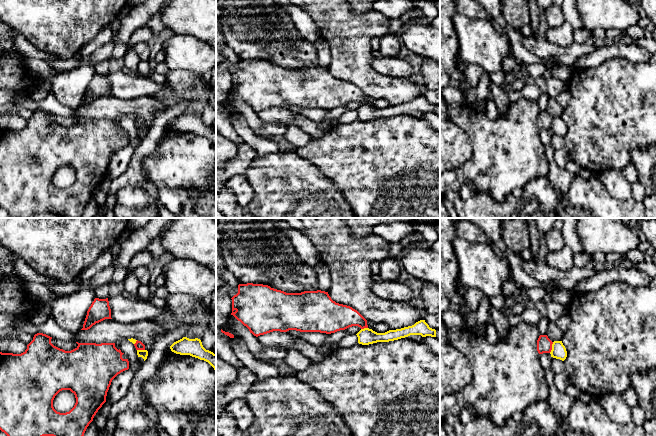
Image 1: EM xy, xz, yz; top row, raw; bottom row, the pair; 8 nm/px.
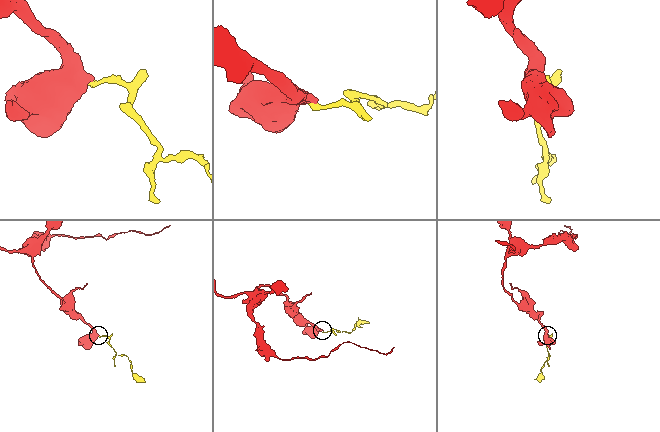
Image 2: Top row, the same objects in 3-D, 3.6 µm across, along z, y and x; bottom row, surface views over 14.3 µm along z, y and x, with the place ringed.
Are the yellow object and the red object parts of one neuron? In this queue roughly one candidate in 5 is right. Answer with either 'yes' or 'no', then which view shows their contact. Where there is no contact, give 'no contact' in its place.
no; contact in yz

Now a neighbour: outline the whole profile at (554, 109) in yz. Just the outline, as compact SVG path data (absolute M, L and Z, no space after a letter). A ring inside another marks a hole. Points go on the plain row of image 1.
M550 97L547 103L546 111L552 118L554 118L554 117L562 117L564 109L557 102L556 98Z

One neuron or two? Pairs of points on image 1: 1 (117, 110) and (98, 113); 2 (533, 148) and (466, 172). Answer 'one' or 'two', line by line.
1: one
2: one

